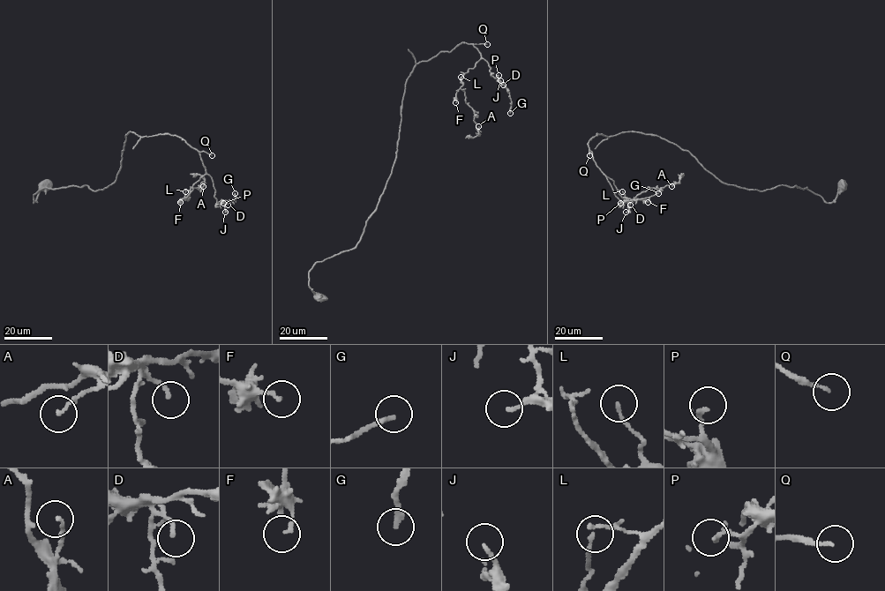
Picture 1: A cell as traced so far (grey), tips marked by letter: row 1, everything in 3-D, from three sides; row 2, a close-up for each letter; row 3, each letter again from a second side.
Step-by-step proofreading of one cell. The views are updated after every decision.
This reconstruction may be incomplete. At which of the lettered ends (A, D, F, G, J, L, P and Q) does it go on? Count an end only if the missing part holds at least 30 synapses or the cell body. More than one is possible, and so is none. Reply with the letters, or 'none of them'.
G, Q

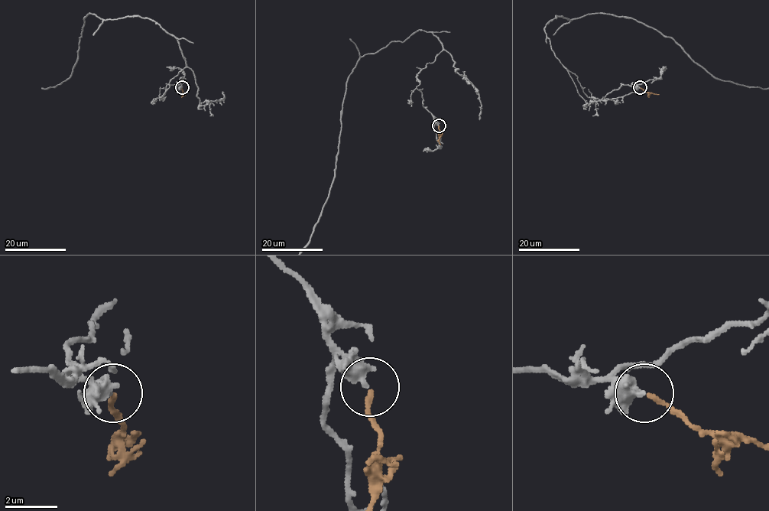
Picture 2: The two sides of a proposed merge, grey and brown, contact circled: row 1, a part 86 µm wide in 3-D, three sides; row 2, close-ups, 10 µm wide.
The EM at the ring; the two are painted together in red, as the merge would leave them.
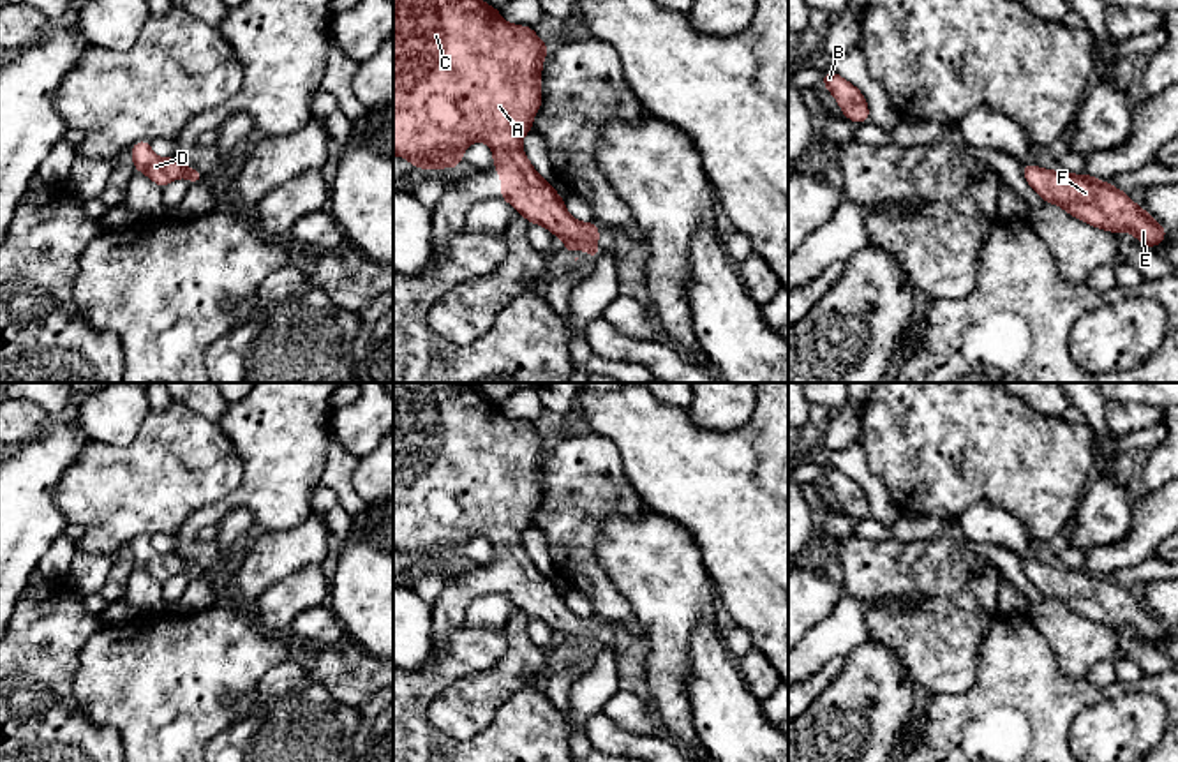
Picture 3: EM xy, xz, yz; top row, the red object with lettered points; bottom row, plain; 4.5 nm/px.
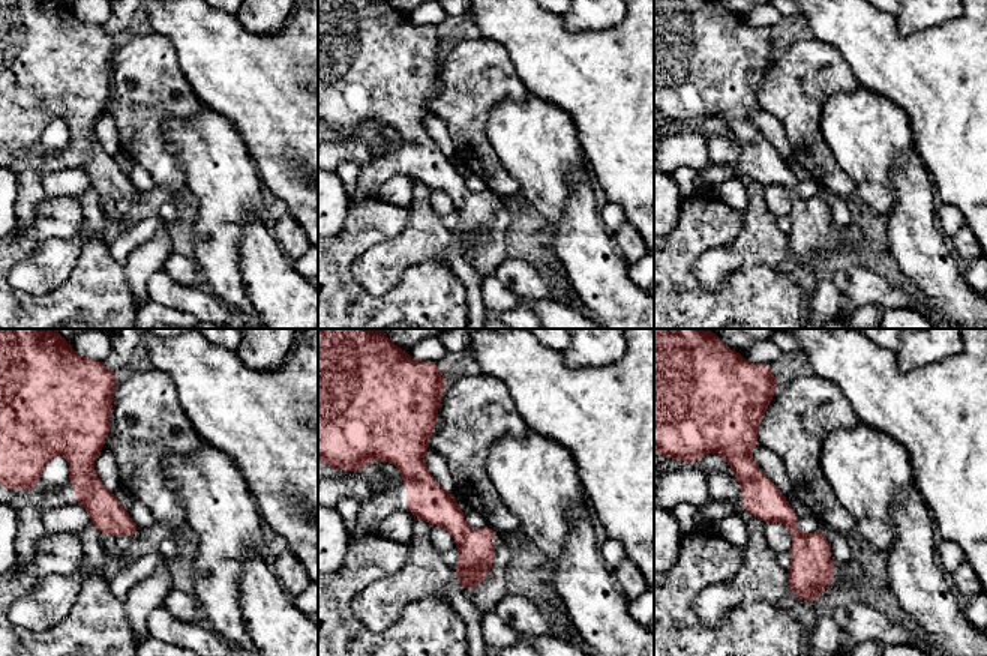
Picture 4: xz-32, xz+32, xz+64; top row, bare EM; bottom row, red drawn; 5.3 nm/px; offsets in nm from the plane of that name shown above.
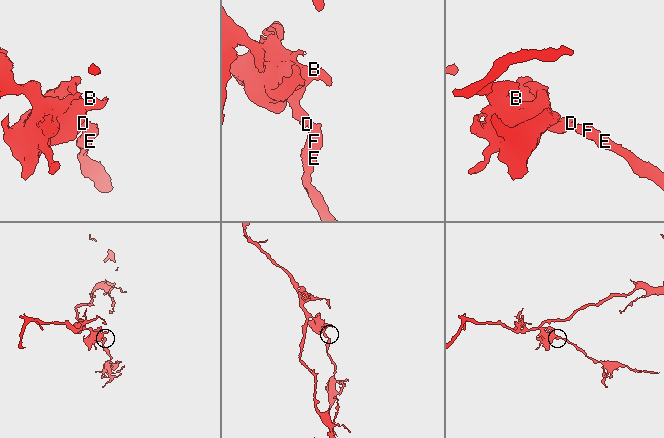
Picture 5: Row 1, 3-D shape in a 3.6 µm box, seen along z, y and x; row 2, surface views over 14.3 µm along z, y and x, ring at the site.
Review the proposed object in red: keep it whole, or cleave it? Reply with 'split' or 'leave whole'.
leave whole

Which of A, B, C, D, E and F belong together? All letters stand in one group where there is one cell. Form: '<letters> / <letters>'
A B C D E F

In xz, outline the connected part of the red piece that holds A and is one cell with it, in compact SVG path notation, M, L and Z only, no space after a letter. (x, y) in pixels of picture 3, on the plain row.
M393 383L393 550L420 564L459 564L464 545L487 536L503 575L499 593L529 619L563 631L564 647L587 640L584 651L598 654L603 646L596 640L601 626L594 616L577 617L522 545L522 531L533 526L541 503L541 460L548 444L533 422L506 418L474 383Z

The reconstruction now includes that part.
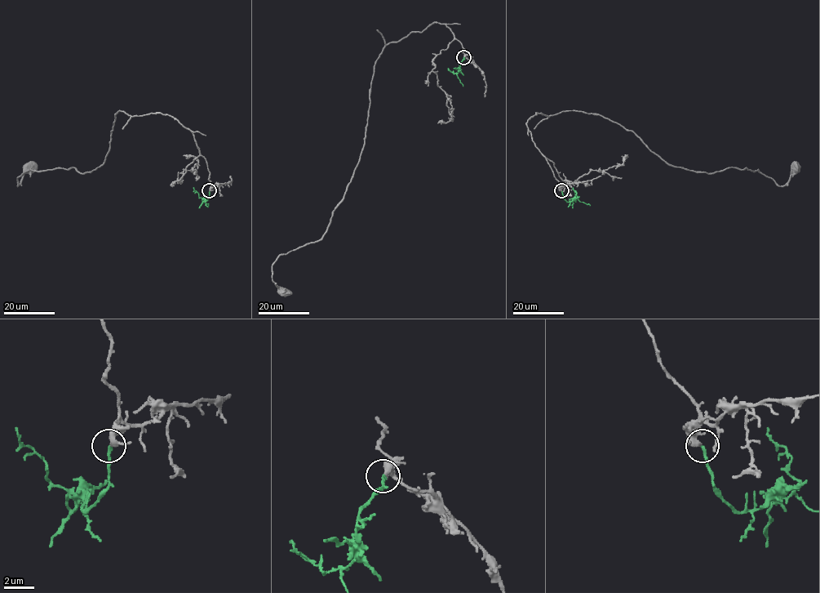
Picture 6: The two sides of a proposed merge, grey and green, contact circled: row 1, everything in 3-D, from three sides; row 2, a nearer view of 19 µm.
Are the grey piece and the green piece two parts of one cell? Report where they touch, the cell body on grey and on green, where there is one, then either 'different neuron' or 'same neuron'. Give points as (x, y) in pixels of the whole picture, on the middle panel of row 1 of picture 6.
(463, 57) | grey (283, 291) | green none | same neuron

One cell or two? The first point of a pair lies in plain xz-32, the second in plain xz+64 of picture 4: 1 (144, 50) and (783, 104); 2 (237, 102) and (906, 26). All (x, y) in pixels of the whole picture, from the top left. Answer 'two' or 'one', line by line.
1: one
2: two

